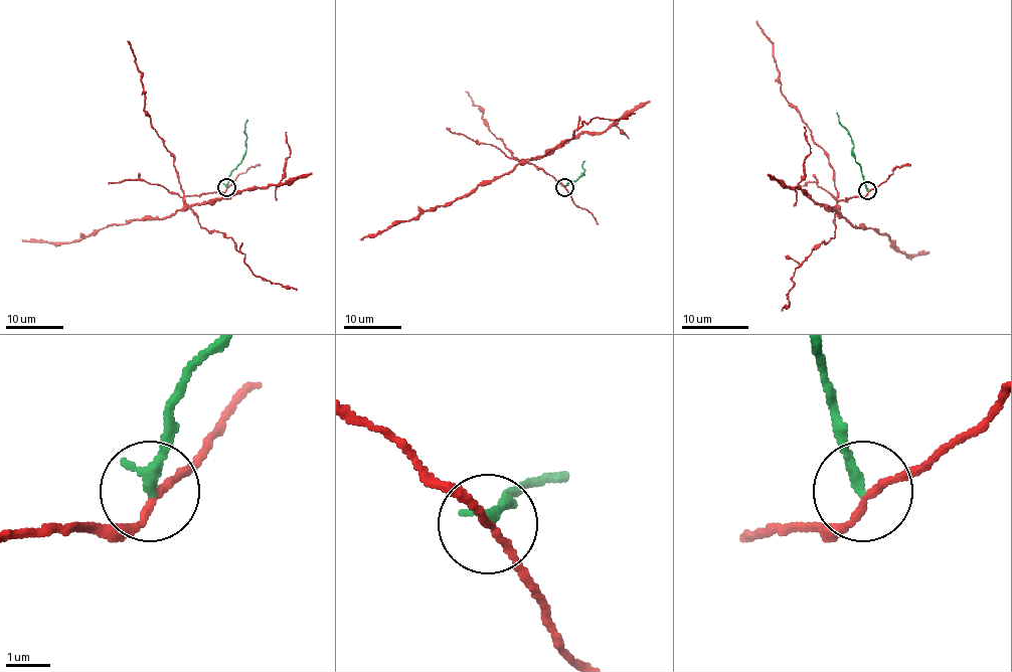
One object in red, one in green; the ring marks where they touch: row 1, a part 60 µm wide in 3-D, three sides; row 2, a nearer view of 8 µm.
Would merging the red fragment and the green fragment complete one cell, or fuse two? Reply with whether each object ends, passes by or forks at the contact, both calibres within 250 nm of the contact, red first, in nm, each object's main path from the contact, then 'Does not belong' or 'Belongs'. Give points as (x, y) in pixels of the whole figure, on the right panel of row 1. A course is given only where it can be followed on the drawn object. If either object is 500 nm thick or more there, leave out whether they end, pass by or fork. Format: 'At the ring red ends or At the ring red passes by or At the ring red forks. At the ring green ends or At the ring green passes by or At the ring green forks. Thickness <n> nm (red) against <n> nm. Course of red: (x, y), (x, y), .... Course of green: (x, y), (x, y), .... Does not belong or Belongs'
At the ring red passes by. At the ring green ends. Thickness 150 nm (red) against 240 nm. Course of red: (867, 191), (865, 196), (839, 201), (837, 211), (850, 224), (884, 233), (905, 255), (928, 252). Course of green: (867, 191), (849, 133), (839, 121), (837, 113). Does not belong

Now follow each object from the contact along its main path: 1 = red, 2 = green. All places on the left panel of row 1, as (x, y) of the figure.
1: (226, 187), (224, 192), (185, 196), (184, 205), (170, 216), (111, 223), (71, 242), (21, 239)
2: (226, 187), (230, 172), (241, 160), (246, 149), (244, 127), (247, 120)

